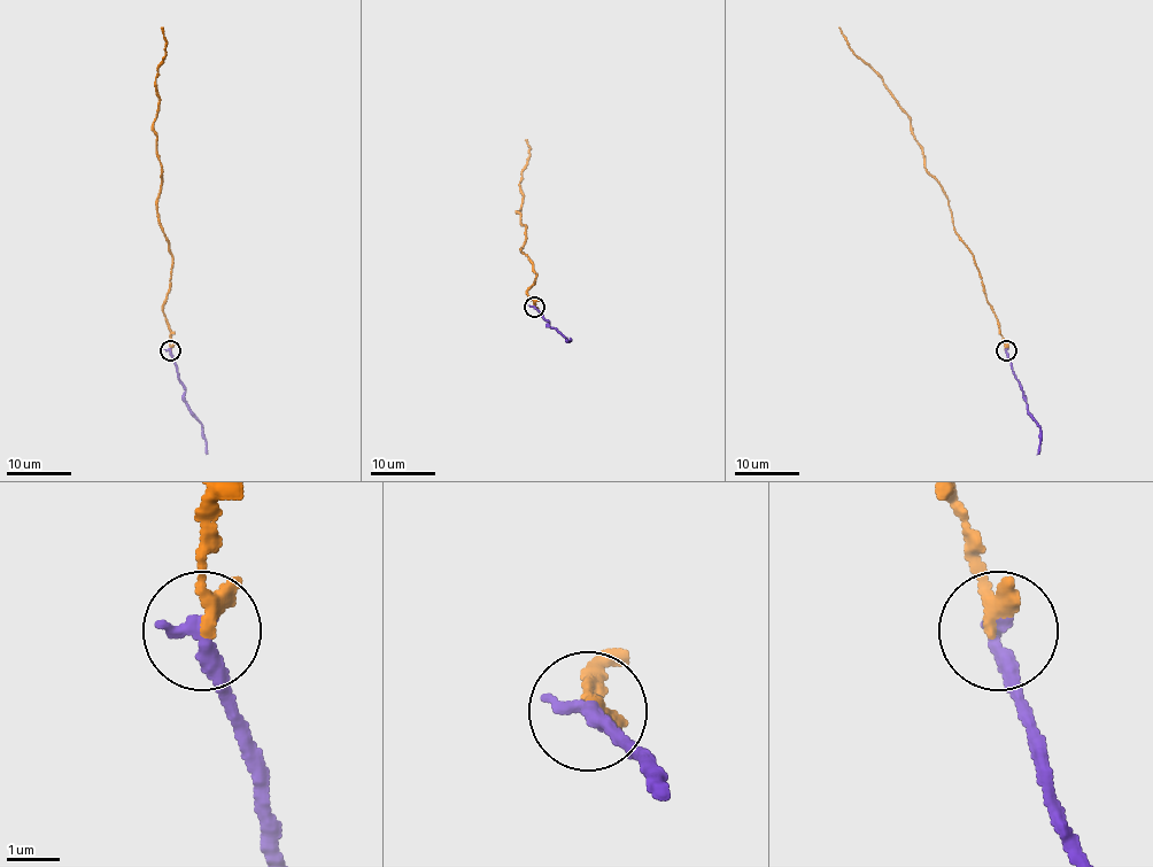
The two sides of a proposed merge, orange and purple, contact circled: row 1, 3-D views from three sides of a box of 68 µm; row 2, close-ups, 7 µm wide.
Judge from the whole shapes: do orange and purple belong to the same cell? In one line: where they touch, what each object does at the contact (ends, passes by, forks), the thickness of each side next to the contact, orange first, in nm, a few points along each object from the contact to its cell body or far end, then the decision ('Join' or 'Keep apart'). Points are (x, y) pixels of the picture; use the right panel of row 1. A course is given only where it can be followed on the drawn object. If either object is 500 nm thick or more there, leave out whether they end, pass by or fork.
Place: (1006, 350). At the ring orange passes by. At the ring purple ends. Thickness 240 nm (orange) against 360 nm. Course of orange: (1006, 349), (973, 254), (956, 231), (945, 193), (925, 167), (910, 118), (873, 69), (849, 45), (838, 28). Course of purple: (1006, 349), (1027, 411), (1039, 428), (1036, 455). Join

